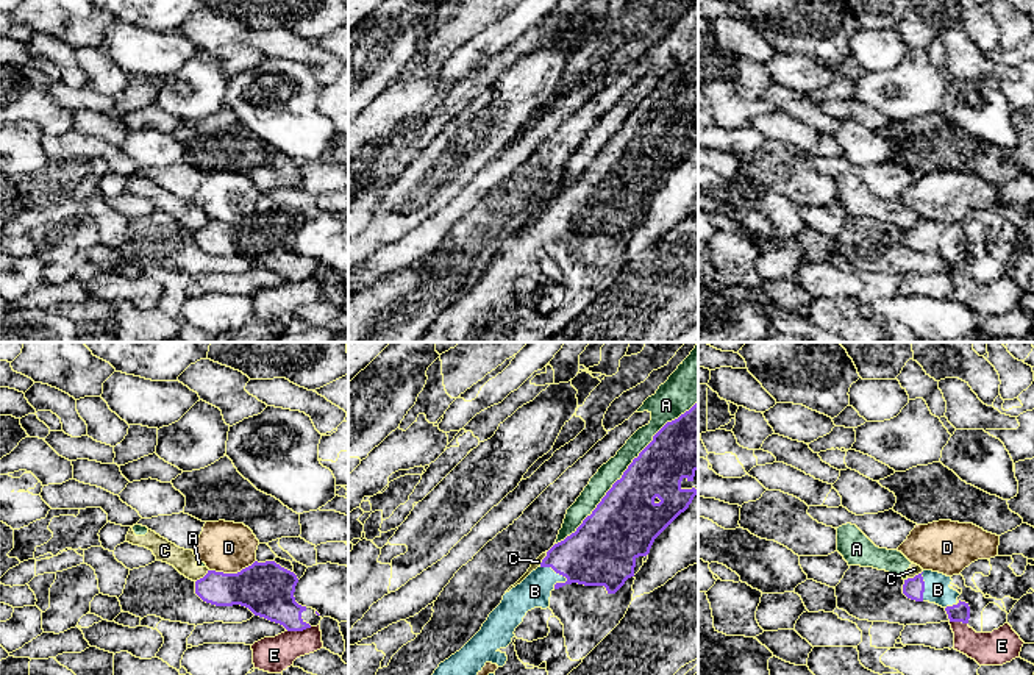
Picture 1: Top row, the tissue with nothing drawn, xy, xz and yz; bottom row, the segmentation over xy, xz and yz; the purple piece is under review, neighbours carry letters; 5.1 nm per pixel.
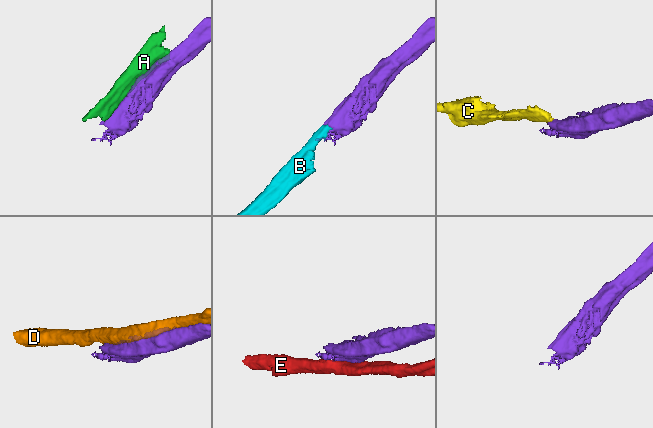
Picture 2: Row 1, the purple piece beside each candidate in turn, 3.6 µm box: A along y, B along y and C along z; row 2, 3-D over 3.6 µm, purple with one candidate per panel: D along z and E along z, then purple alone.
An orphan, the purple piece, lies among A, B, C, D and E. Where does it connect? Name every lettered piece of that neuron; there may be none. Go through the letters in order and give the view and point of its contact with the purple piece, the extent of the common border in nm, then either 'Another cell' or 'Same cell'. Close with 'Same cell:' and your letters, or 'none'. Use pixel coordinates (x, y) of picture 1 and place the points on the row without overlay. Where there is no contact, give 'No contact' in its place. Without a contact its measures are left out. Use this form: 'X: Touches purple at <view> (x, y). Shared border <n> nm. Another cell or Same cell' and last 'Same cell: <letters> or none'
A: Touches purple at xz (623, 122). Shared border 1050 nm. Another cell
B: Touches purple at xz (555, 221). Shared border 160 nm. Same cell
C: Touches purple at xy (203, 227). Shared border 100 nm. Another cell
D: Touches purple at xy (231, 224). Shared border 240 nm. Another cell
E: Touches purple at xy (299, 280). Shared border 130 nm. Another cell
Same cell: B

